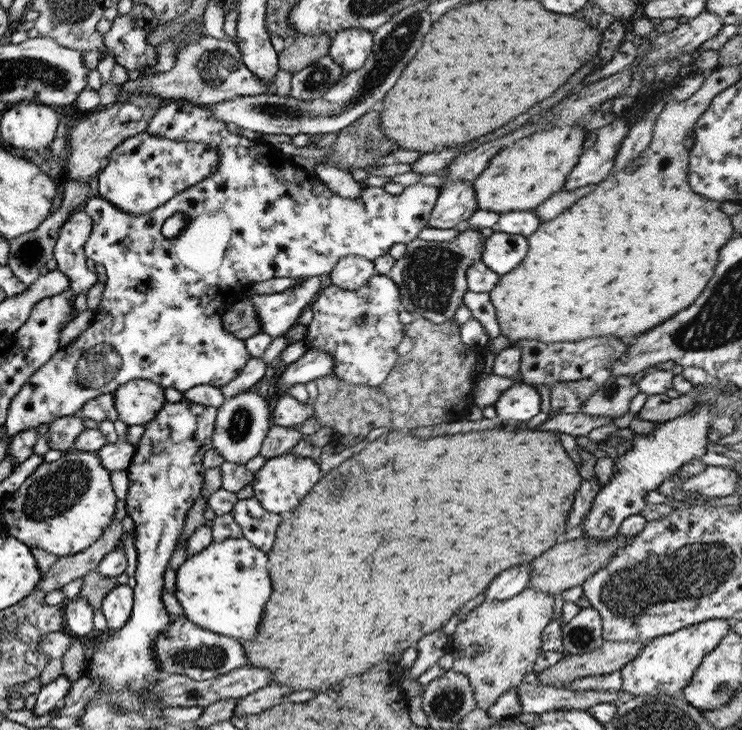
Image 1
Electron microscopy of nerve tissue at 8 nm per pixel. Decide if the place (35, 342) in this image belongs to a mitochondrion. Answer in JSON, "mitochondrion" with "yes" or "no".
{"mitochondrion":"no"}

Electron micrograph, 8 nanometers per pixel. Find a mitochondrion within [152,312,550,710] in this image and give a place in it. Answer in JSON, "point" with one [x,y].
{"point":[209,657]}

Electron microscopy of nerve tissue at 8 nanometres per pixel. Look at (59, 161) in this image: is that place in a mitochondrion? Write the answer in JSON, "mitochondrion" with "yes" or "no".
{"mitochondrion":"no"}

